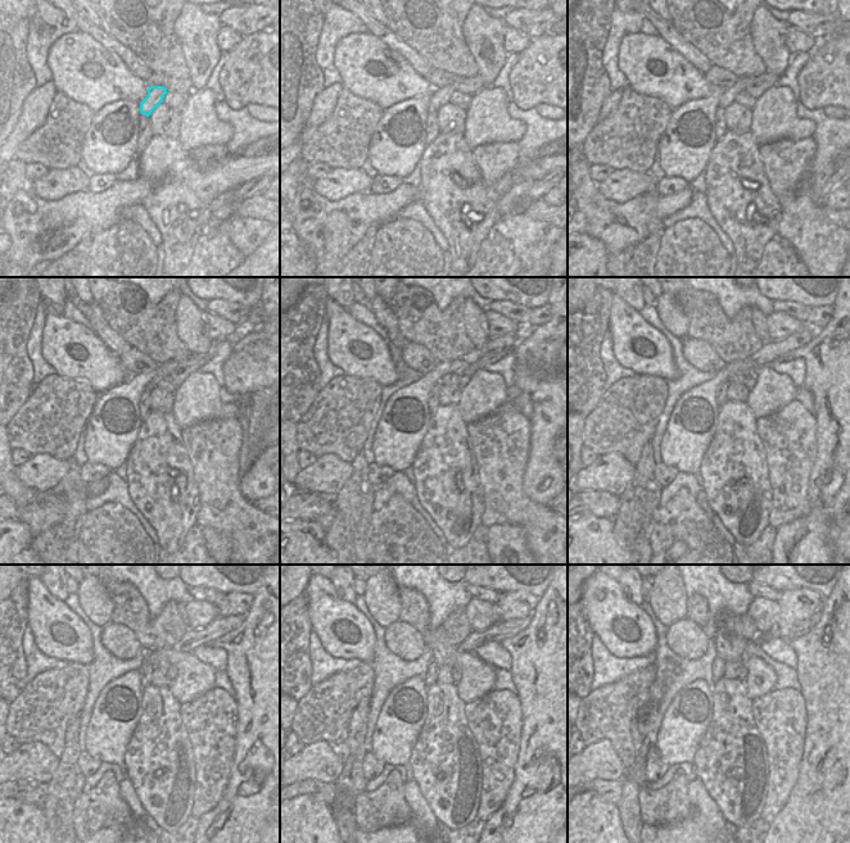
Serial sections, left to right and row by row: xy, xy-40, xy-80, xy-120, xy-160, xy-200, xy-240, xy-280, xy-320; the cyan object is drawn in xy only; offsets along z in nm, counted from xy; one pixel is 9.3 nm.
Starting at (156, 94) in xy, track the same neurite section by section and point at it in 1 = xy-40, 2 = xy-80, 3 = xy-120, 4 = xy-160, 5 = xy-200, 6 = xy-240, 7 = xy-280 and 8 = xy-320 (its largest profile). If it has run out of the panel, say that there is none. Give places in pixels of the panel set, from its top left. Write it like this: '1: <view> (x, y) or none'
1: xy-40 (439, 96)
2: xy-80 (729, 95)
3: xy-120 (166, 368)
4: xy-160 (509, 341)
5: xy-200 (768, 353)
6: xy-240 (191, 639)
7: xy-280 (501, 630)
8: xy-320 (801, 628)

